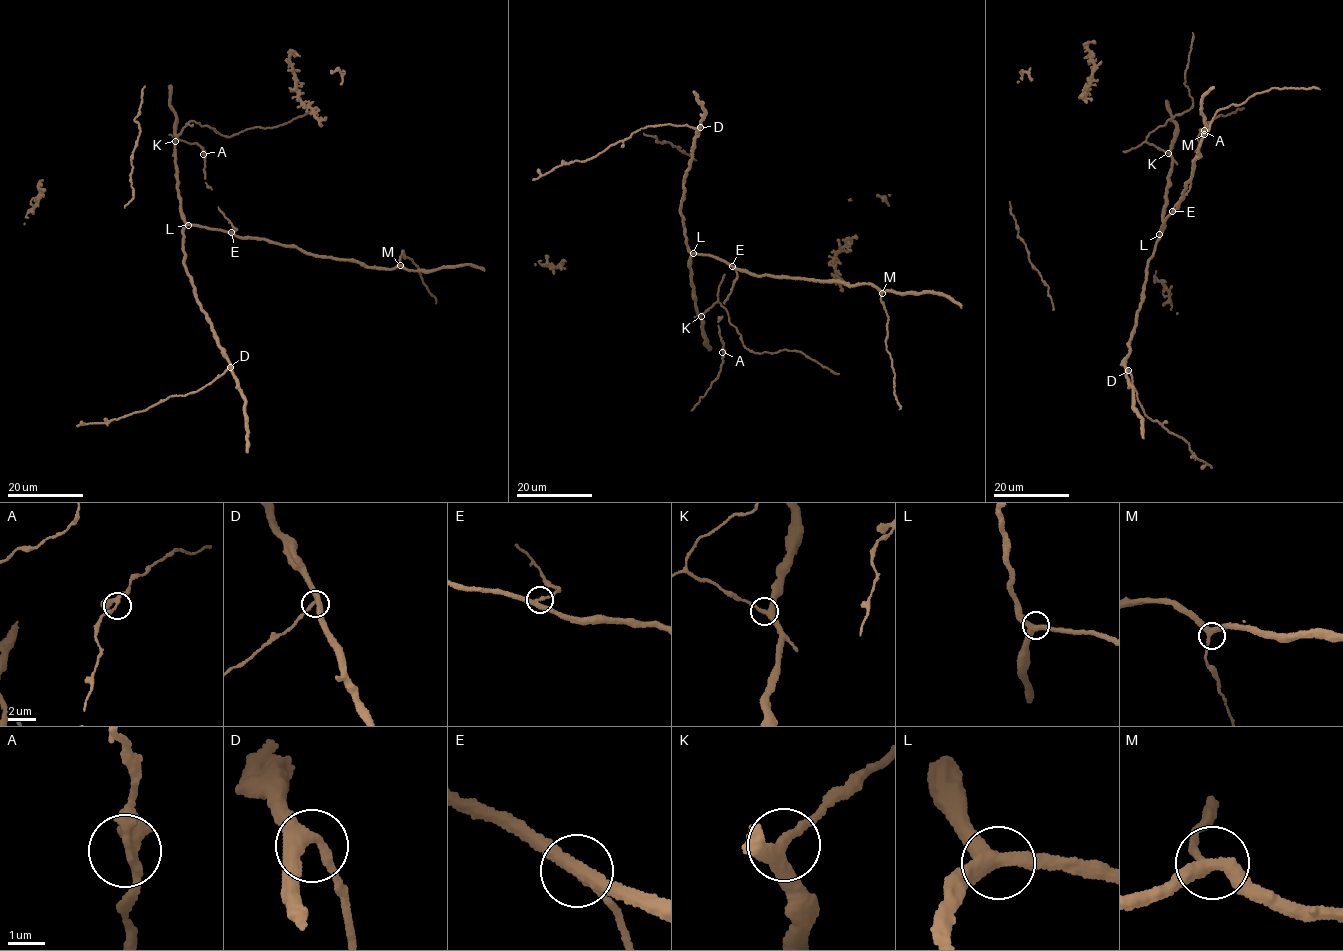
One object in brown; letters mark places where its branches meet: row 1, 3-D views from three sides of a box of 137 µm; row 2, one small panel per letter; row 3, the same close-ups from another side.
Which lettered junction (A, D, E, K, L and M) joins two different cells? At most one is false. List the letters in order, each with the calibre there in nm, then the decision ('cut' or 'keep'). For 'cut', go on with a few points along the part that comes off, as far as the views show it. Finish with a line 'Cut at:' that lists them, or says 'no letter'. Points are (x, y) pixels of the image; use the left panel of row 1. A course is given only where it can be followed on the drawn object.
A: calibre 280 nm; keep
D: calibre 360 nm; keep
E: calibre 280 nm; keep
K: calibre 340 nm; keep
L: calibre 400 nm; keep
M: calibre 300 nm; keep
Cut at: no letter

